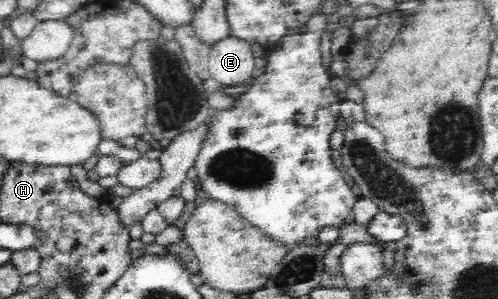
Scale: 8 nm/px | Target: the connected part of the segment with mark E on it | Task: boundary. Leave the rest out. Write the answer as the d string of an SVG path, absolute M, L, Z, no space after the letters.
M230 36L212 46L208 68L211 77L224 87L238 86L252 76L254 60L250 44Z

